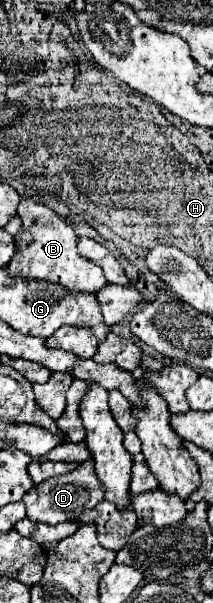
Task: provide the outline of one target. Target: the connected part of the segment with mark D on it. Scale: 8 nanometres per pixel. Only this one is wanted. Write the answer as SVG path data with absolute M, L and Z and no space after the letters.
M92 460L82 462L70 474L56 476L52 480L46 480L44 484L34 486L32 492L28 492L28 496L24 496L28 518L32 522L44 522L50 526L56 526L56 524L66 522L66 520L76 520L76 516L80 516L80 512L94 508L102 500L104 500L104 488L100 488L100 482L96 480Z

